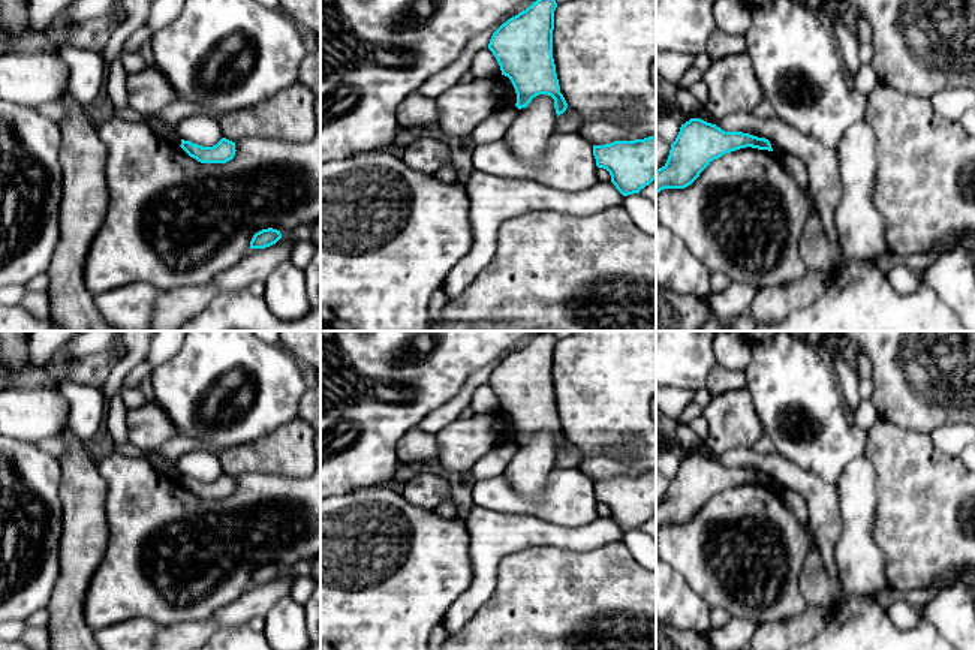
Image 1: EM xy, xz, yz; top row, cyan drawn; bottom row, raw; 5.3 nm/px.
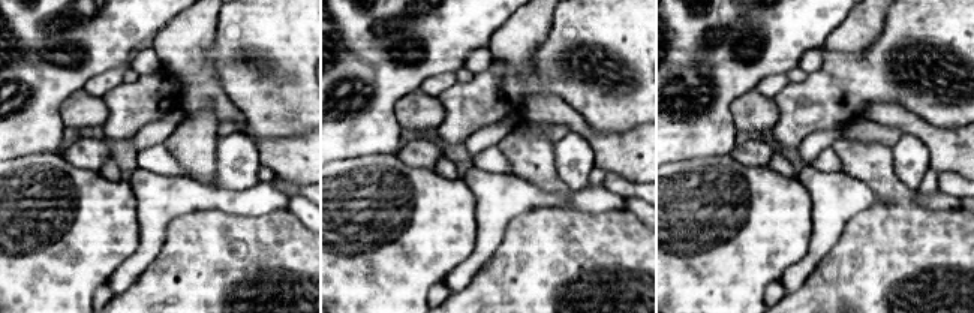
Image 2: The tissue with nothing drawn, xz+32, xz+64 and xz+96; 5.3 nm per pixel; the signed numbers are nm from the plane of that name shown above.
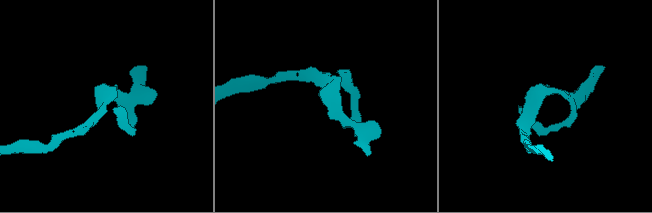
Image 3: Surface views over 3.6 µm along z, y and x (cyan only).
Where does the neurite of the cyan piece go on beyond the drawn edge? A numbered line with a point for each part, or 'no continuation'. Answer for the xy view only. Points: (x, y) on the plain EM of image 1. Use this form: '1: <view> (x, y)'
no continuation

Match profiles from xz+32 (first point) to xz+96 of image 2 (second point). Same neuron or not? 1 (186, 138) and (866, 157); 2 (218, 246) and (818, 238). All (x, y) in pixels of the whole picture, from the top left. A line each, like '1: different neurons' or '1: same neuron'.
1: same neuron
2: different neurons

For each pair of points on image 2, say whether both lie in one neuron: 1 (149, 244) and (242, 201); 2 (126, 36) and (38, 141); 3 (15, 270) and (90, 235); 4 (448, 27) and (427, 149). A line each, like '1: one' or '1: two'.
1: one
2: one
3: one
4: two

